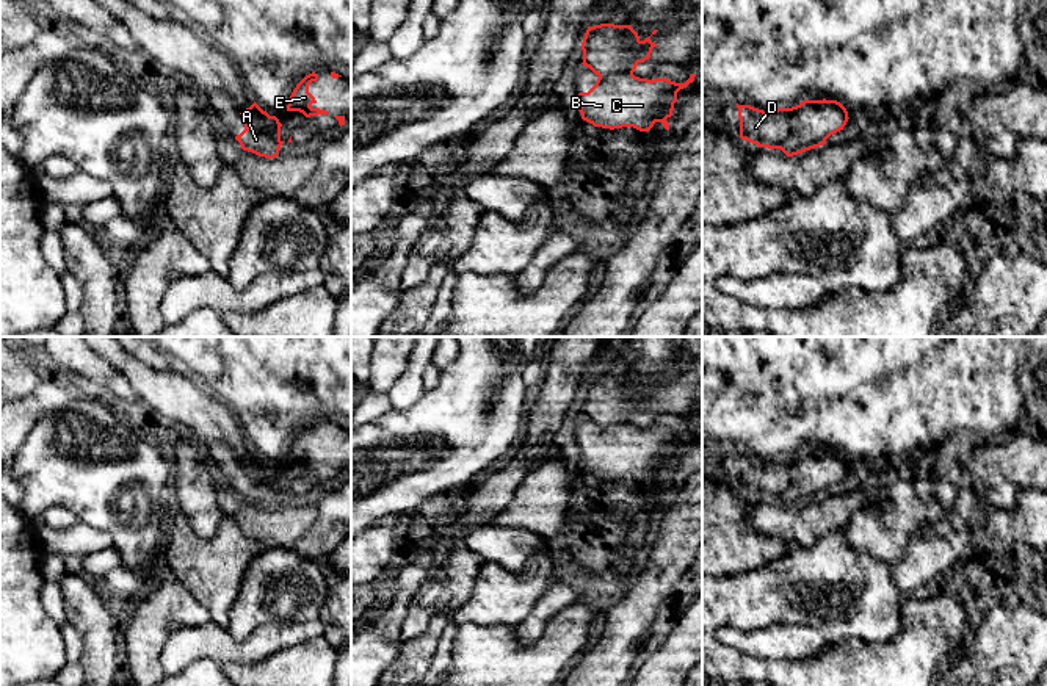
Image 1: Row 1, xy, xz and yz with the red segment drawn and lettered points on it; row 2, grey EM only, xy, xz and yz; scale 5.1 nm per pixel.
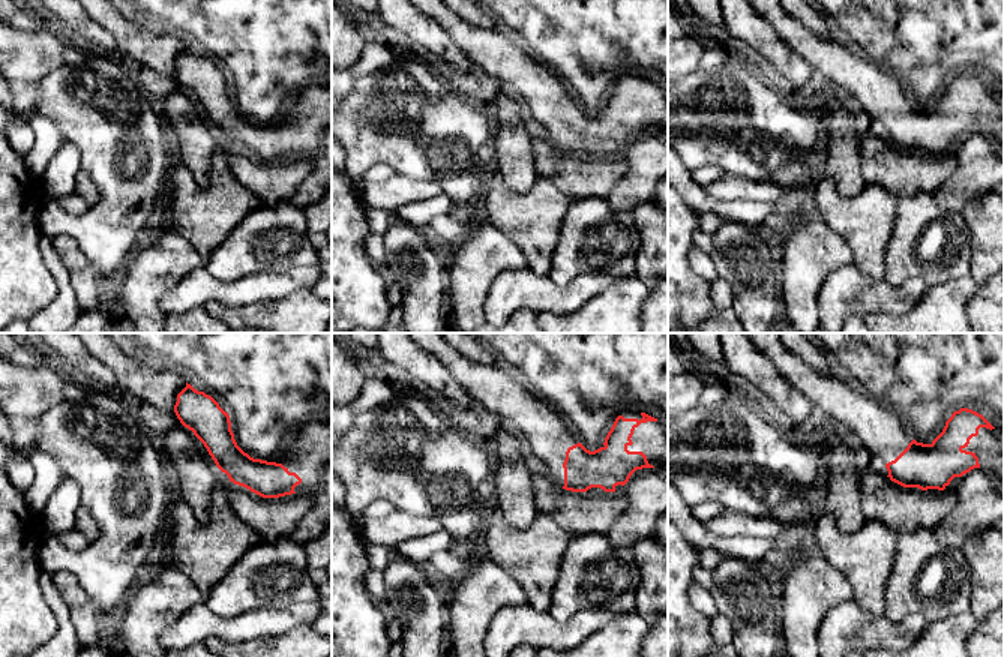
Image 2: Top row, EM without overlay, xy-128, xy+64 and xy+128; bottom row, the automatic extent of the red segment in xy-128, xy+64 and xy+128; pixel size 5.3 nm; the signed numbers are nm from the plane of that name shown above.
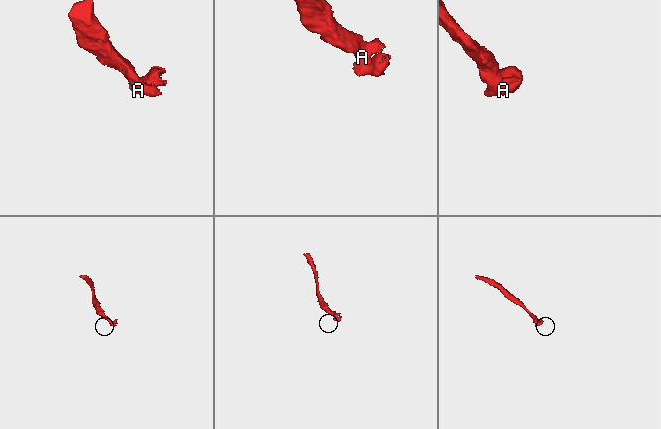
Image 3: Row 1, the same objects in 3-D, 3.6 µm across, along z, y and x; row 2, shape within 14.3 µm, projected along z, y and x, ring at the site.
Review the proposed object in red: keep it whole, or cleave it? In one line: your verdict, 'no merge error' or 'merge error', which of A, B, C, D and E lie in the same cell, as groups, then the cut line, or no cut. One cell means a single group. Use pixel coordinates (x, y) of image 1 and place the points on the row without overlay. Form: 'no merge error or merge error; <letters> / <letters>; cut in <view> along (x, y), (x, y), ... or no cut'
merge error; A B C E / D; cut in yz along (790, 459), (790, 483), (779, 498)

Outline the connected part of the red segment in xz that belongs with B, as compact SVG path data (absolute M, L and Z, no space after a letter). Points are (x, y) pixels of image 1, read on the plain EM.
M625 423L597 428L588 443L578 445L581 470L610 481L633 478L649 482L655 473L669 481L666 470L672 467L677 443L693 434L696 424L685 434L665 428L647 431Z

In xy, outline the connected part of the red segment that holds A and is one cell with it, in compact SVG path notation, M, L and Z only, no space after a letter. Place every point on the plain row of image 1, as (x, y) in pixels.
M255 453L251 456L255 460L255 476L246 476L245 481L235 487L243 501L252 503L259 507L274 509L284 495L274 482L281 476L276 467L270 467Z

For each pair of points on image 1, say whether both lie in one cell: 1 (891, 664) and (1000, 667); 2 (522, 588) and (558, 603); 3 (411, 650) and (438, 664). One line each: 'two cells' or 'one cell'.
1: two cells
2: two cells
3: two cells

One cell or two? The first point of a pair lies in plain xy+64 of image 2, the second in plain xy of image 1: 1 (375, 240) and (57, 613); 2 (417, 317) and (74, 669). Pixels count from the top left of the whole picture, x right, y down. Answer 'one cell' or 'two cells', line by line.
1: one cell
2: two cells

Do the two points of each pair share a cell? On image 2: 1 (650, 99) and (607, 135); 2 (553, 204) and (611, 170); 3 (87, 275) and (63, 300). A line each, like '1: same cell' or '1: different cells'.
1: same cell
2: different cells
3: different cells

